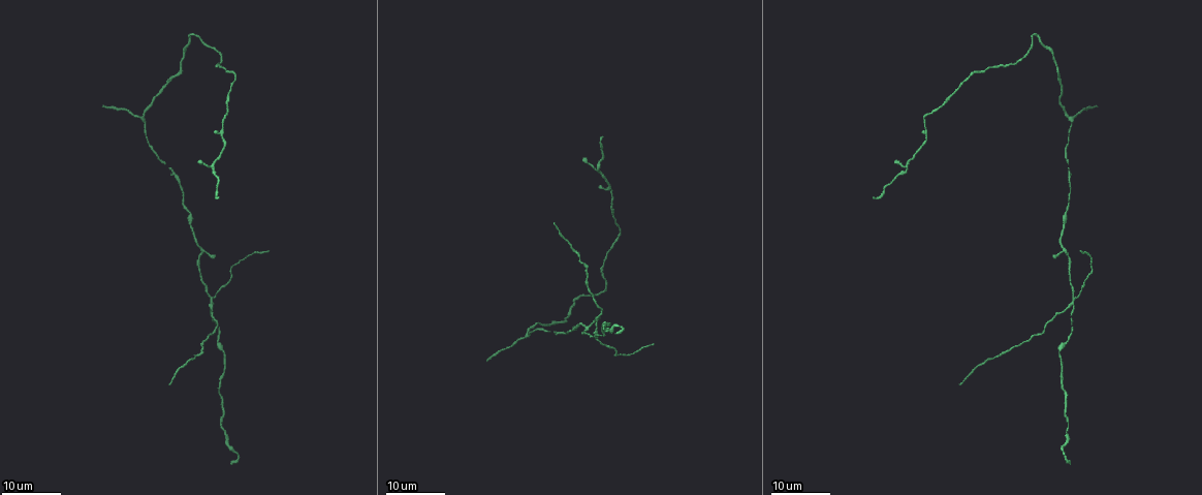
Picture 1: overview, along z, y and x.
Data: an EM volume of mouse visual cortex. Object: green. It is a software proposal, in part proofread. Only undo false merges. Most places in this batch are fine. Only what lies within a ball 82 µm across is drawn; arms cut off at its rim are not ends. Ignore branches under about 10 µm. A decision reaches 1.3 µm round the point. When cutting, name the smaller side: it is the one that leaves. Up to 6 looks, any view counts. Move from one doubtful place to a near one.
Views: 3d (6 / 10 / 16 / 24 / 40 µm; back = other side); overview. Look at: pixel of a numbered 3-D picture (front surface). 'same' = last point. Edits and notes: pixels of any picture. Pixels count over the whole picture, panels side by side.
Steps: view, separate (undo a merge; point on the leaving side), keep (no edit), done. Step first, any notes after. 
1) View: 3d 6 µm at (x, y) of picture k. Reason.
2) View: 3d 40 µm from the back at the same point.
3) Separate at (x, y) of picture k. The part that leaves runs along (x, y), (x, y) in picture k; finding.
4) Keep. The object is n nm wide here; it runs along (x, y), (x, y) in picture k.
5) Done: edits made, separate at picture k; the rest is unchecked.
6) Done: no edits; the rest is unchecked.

View: 3d 16 µm at (1074, 307) of picture 1. Side arm on a straight run.

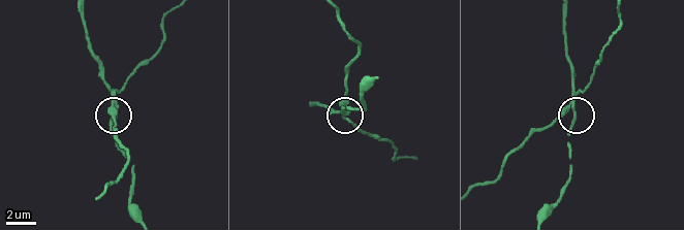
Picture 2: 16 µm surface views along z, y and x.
View: 3d 6 µm at (572, 109) of picture 2.

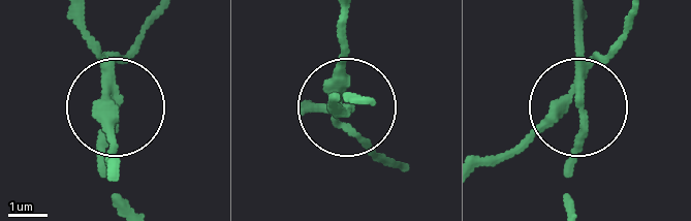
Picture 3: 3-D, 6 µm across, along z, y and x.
Separate at (103, 126) of picture 3. 3 arms meet here; the part that leaves runs along (111, 83), (111, 167) in picture 3; two neurons meet here.

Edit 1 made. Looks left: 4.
View: 3d 16 µm at (234, 75) of picture 1. Calibre changes.

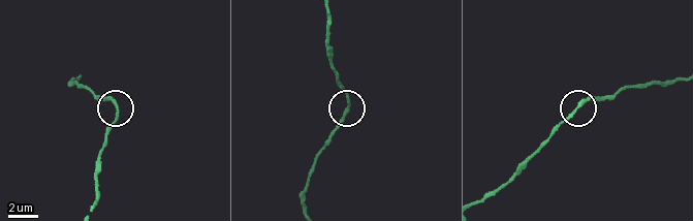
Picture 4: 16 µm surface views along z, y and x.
View: 3d 6 µm at (346, 112) of picture 4.

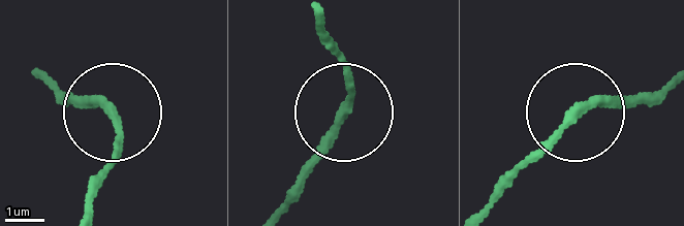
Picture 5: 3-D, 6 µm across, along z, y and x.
Keep. It runs along (672, 85), (602, 98), (497, 190) in picture 5; all the same neuron.

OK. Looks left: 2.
View: 3d 24 µm at (222, 351) of picture 1. Thick turns thin.

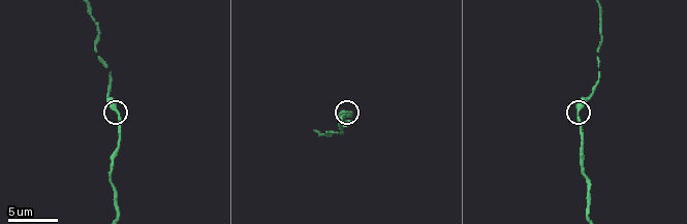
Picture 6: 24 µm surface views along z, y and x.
View: 3d 6 µm at (115, 110) of picture 6.

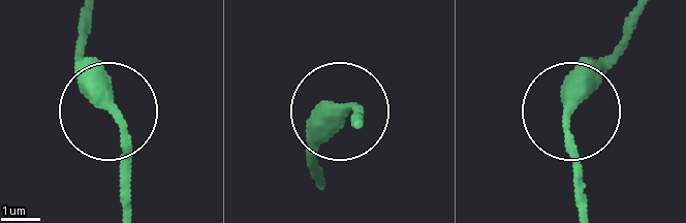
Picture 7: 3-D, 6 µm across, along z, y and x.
Keep. The object is 320 nm wide here; it runs along (640, 16), (566, 124), (573, 199) in picture 7; one neuron here.

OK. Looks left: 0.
Done: edits made, separate at picture 3; the rest is unchecked.

